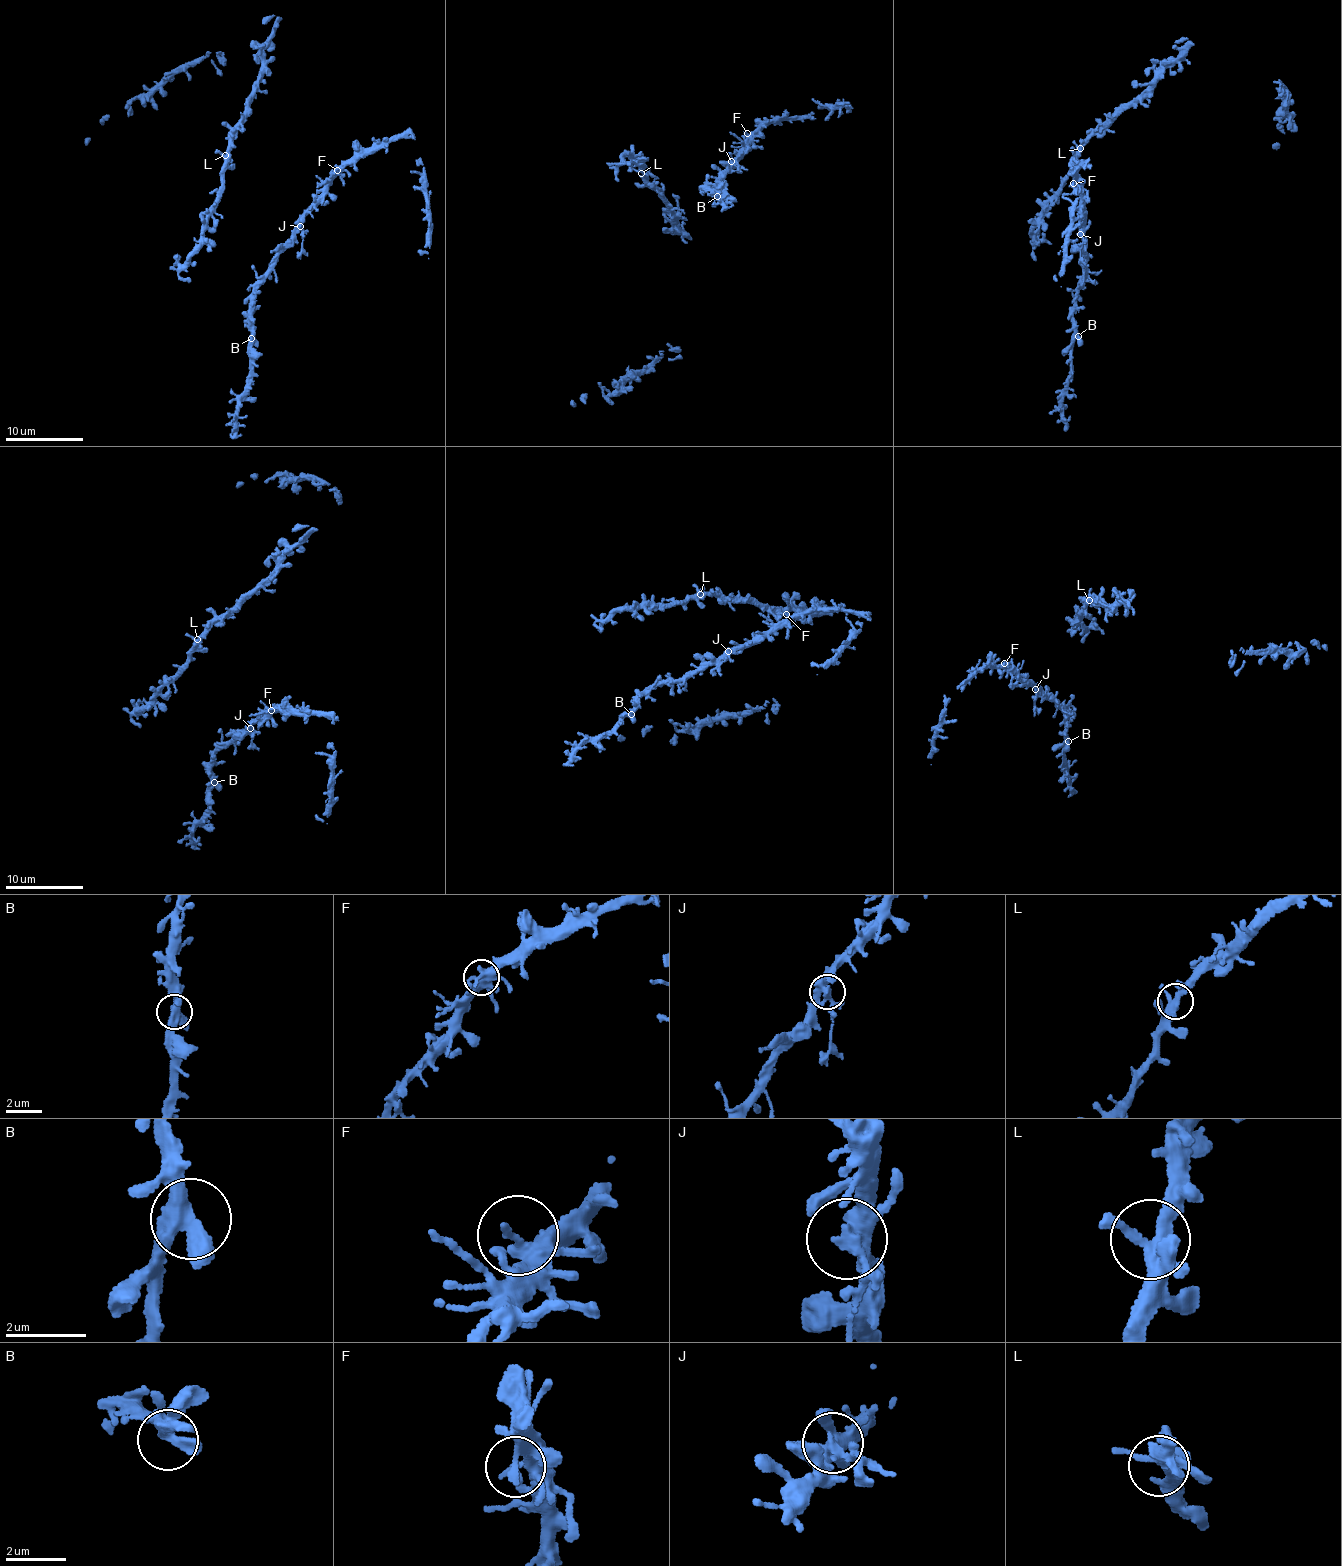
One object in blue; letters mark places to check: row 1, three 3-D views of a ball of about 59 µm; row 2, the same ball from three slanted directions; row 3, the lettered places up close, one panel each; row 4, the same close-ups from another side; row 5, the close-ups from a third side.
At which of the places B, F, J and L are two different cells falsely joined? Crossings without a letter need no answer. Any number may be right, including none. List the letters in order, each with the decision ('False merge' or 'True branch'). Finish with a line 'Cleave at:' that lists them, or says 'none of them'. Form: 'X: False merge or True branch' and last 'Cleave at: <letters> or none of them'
B: True branch
F: True branch
J: False merge
L: True branch
Cleave at: J

